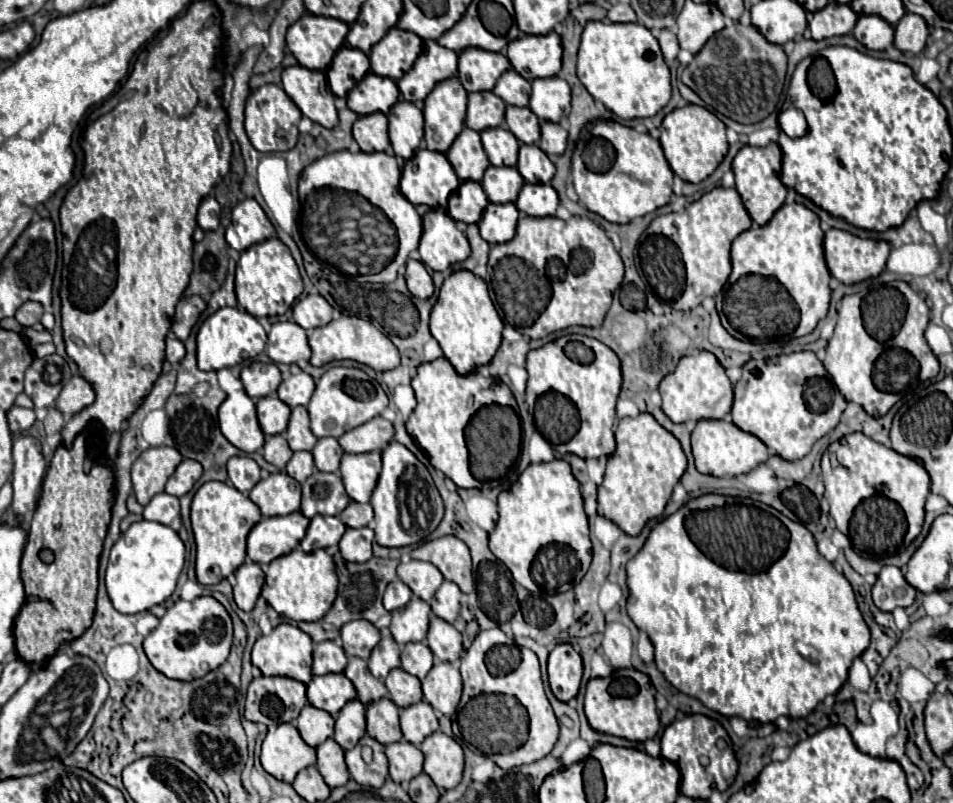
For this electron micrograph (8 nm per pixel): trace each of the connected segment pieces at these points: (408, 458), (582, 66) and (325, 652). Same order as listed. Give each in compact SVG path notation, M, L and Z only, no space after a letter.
M391 441L383 451L383 469L371 495L375 511L375 541L381 547L407 547L425 541L443 519L443 499L427 467L399 441Z
M589 21L581 35L579 59L577 59L577 77L587 87L587 91L603 101L607 109L611 109L621 119L635 117L653 117L659 109L663 109L671 99L671 77L669 67L663 61L657 39L651 31L641 23L605 23L605 21Z
M321 641L313 649L313 675L341 673L347 665L347 655L335 641Z

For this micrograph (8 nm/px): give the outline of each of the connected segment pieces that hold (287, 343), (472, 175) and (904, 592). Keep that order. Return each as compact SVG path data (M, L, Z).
M293 321L273 323L267 339L267 355L275 363L297 363L301 359L309 361L311 349L305 329Z
M463 127L461 135L457 135L453 147L449 147L449 153L445 155L461 181L481 181L485 169L489 167L481 137L469 127Z
M885 565L873 585L873 601L881 611L893 611L895 607L909 607L915 601L917 591L905 581L899 567Z

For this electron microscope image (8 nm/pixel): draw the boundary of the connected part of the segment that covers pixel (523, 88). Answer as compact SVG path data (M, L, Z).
M507 69L493 87L495 95L499 95L505 103L517 107L529 105L529 91L531 91L531 83L523 79L515 69Z

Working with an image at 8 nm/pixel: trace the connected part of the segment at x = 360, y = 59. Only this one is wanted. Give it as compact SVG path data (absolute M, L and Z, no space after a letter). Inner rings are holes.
M343 45L335 53L327 69L327 81L337 97L345 97L357 85L357 81L363 79L367 71L369 71L369 57L363 51Z

